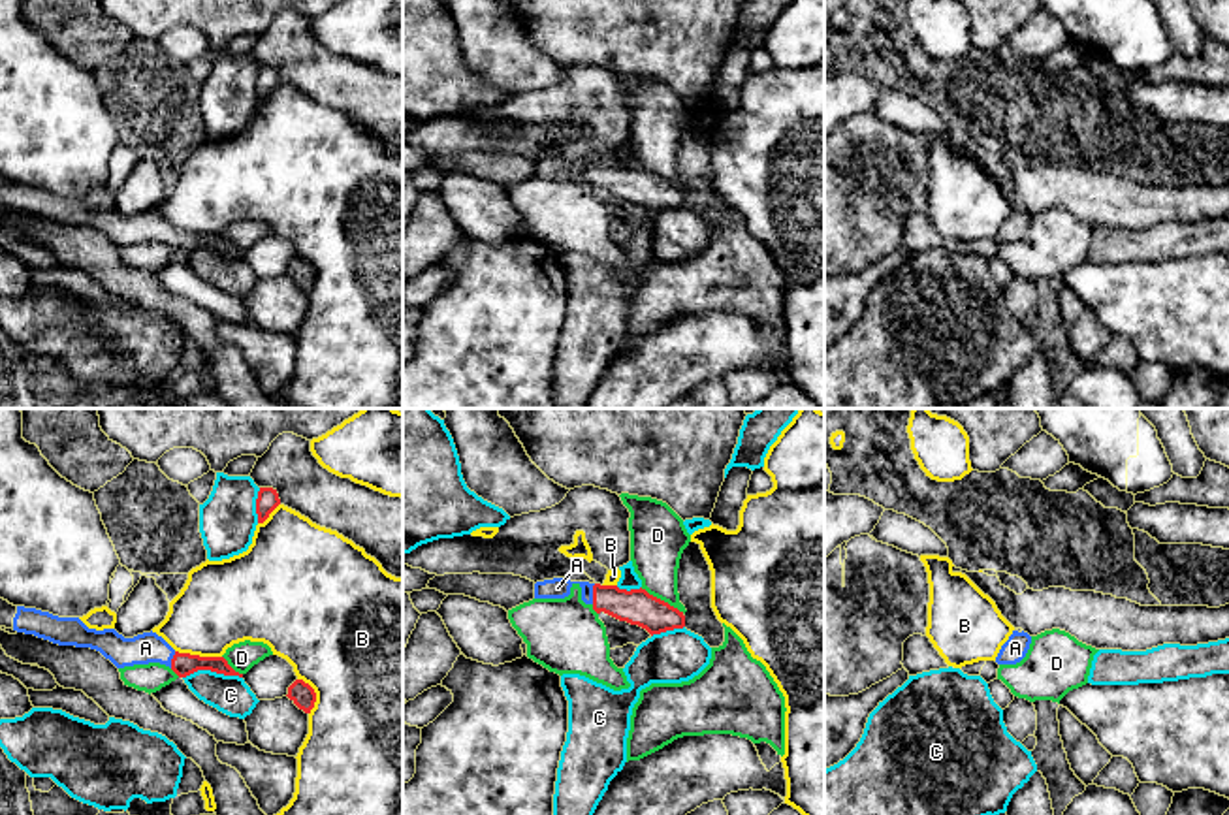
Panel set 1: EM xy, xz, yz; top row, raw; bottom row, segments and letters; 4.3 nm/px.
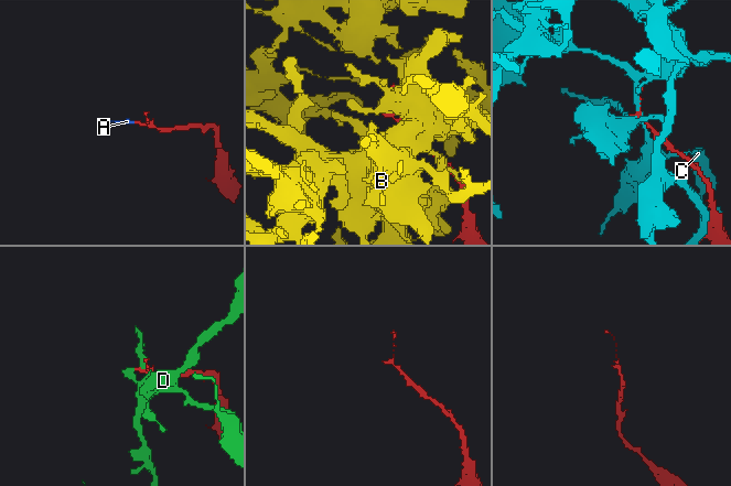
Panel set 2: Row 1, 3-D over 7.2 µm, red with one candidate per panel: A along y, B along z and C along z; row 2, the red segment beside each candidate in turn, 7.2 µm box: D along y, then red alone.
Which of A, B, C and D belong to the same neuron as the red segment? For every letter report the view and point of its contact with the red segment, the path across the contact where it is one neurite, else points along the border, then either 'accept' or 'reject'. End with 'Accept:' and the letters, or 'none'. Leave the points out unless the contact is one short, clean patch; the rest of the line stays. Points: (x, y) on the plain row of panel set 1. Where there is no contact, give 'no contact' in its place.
A: meets red in xz at (593, 172); runs through xz (637, 185), (625, 185), (593, 172), (578, 160), (558, 166); accept
B: meets red in xy at (198, 234); reject
C: meets red in xy at (211, 249); reject
D: meets red in xz at (663, 179); reject
Accept: A

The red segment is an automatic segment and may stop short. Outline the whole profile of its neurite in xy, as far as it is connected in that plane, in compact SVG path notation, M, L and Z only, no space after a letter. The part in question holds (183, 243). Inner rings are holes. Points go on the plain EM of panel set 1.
M0 177L0 205L34 213L58 224L96 228L117 247L160 241L169 245L179 256L198 248L243 256L224 235L179 232L152 209L124 216L115 207L88 207L79 196L58 196L36 186L13 184L4 177Z

